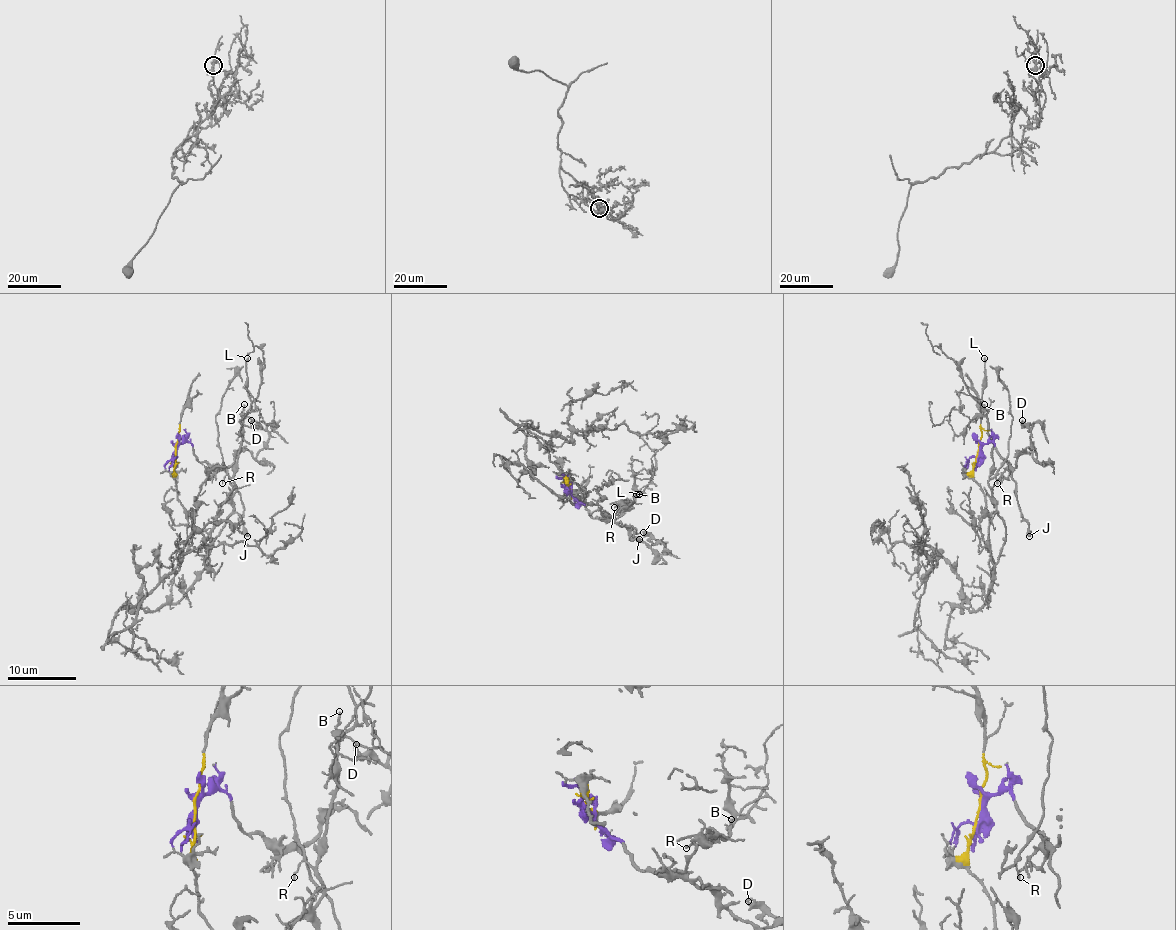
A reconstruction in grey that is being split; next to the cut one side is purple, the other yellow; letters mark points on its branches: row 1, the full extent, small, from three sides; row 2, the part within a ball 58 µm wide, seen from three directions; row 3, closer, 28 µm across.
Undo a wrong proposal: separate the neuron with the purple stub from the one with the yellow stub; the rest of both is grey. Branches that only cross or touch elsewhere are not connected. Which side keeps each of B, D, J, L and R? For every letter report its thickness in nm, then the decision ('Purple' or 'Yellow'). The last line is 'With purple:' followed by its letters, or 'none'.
B: Thickness 140 nm. Yellow
D: Thickness 120 nm. Purple
J: Thickness 320 nm. Purple
L: Thickness 160 nm. Yellow
R: Thickness 90 nm. Yellow
With purple: D, J

